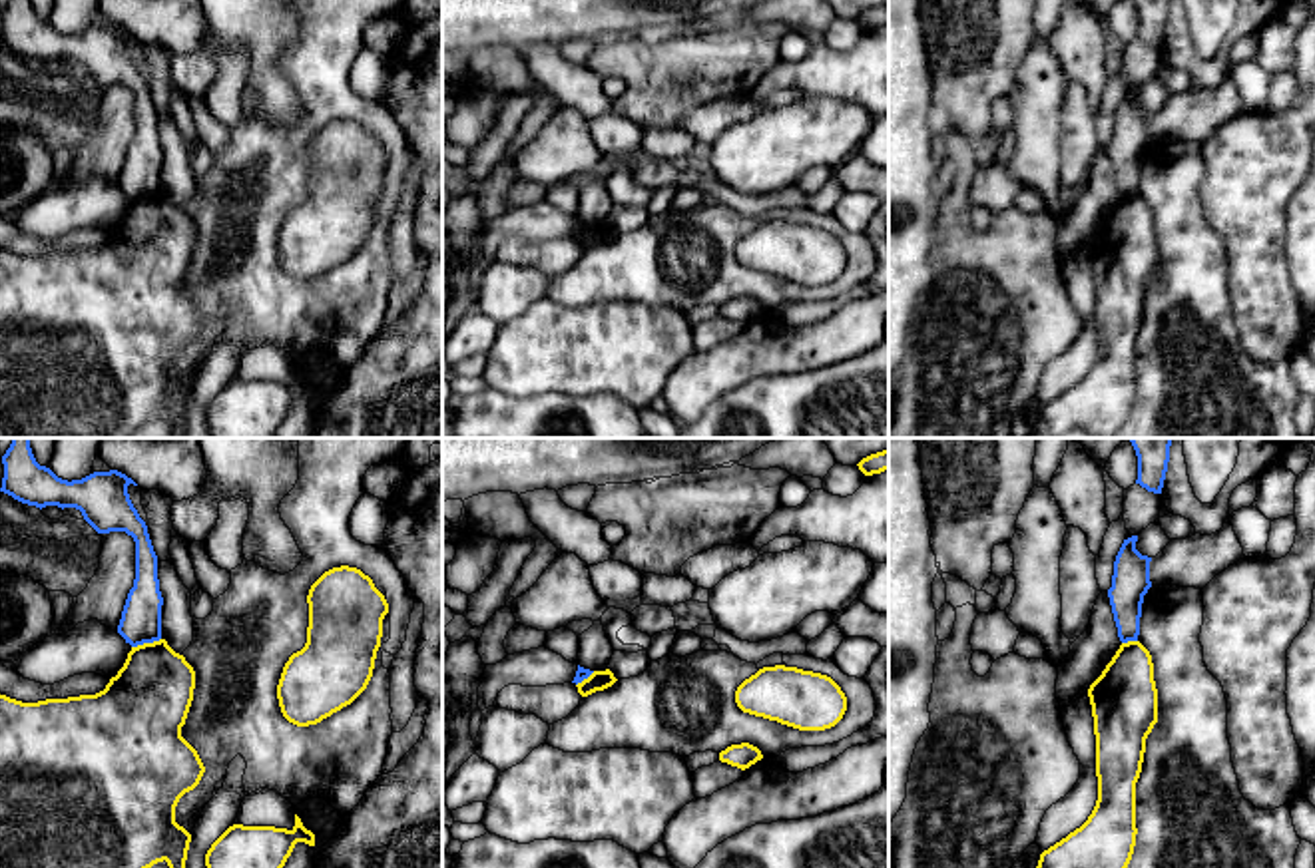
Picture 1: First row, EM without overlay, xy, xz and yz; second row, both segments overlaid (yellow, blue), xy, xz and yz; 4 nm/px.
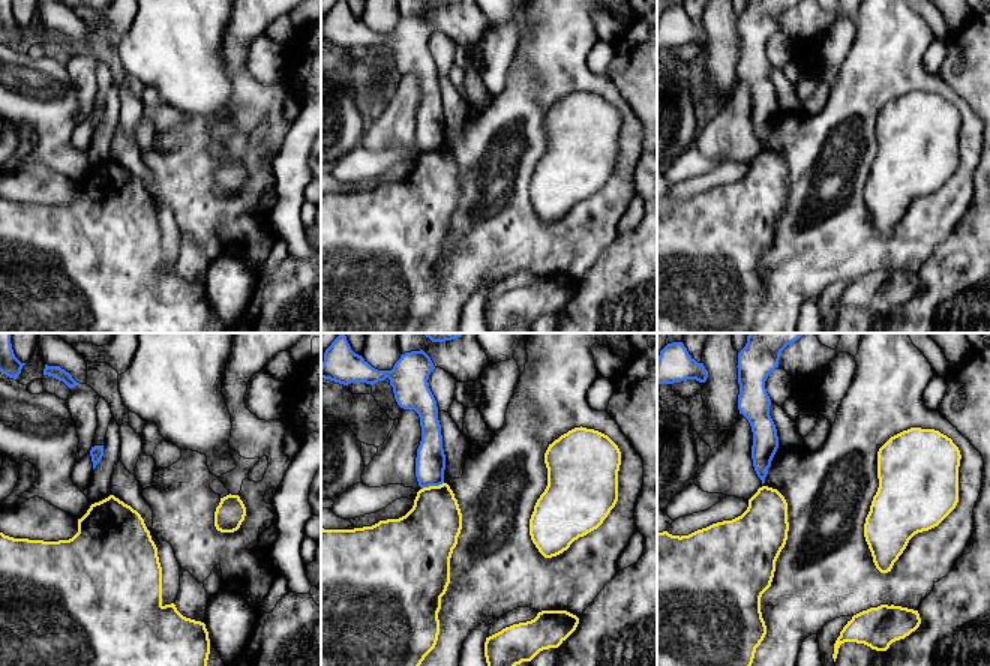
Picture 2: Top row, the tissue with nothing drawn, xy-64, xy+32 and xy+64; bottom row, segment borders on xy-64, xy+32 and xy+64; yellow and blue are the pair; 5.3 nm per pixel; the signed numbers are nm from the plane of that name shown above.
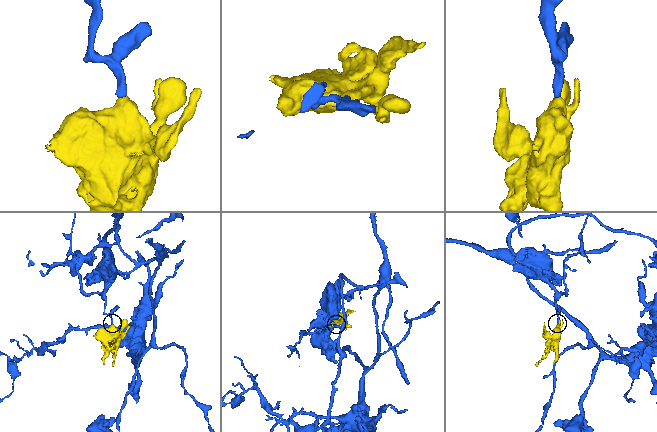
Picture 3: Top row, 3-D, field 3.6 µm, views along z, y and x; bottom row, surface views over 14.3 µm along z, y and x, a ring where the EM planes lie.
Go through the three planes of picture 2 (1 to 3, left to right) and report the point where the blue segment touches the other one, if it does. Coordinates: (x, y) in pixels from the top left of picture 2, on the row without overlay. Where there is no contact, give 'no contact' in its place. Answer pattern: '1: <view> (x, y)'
1: no contact
2: xy+32 (432, 150)
3: no contact

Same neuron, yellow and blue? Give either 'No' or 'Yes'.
No

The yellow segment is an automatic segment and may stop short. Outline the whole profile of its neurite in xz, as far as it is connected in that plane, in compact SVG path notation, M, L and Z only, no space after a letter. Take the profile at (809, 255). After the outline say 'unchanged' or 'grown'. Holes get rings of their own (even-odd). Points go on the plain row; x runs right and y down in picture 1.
M785 219L763 221L745 233L735 257L743 267L799 285L831 283L847 265L847 251L831 231Z; unchanged

